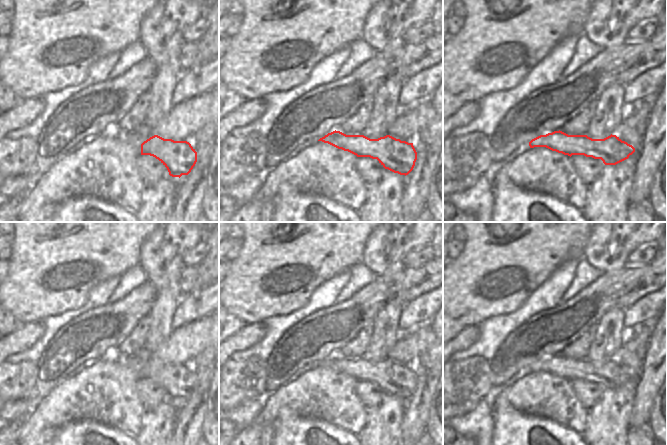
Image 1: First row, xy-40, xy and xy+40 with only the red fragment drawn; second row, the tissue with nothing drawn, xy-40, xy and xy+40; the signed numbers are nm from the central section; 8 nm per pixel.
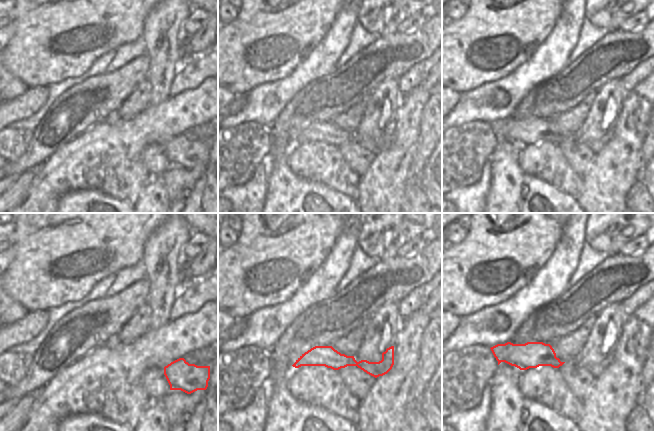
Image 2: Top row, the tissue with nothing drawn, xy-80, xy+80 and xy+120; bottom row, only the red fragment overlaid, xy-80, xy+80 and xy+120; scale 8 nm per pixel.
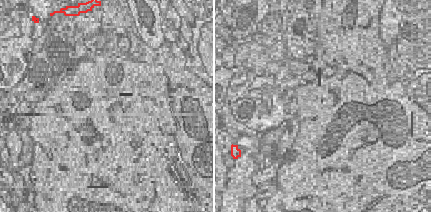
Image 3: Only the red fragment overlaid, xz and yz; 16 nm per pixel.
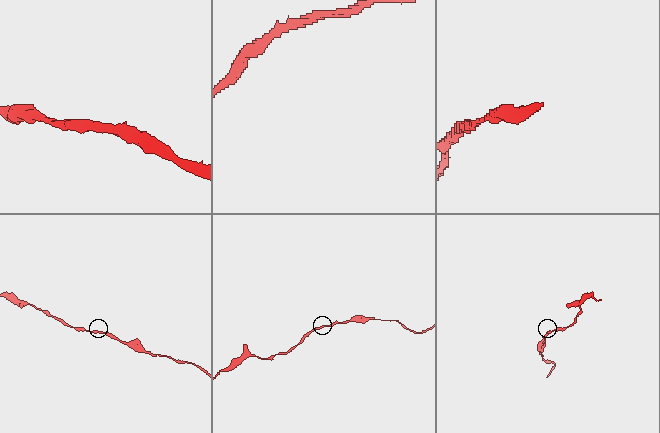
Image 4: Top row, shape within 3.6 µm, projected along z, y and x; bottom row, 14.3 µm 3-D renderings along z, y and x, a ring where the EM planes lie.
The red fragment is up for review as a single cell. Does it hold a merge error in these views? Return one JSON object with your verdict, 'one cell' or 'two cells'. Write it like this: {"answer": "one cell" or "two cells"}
{"answer": "one cell"}

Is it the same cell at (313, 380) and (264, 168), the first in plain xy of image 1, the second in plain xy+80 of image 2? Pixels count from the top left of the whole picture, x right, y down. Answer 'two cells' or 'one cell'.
two cells

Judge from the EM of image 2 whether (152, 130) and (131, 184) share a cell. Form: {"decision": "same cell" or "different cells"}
{"decision": "same cell"}

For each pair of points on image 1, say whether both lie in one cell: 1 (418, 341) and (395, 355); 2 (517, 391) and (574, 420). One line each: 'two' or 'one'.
1: one
2: one

